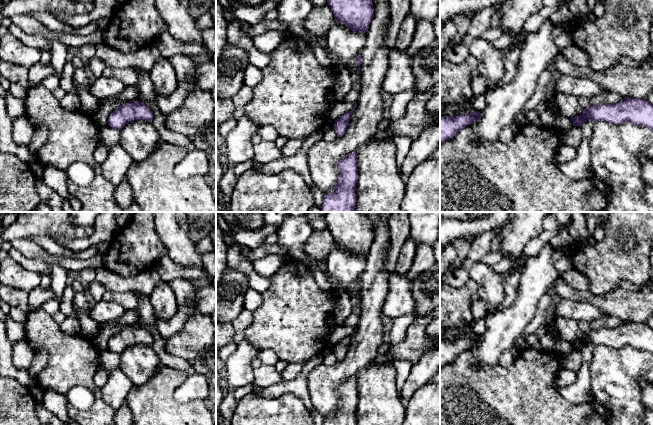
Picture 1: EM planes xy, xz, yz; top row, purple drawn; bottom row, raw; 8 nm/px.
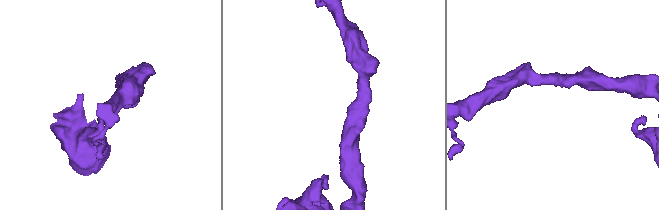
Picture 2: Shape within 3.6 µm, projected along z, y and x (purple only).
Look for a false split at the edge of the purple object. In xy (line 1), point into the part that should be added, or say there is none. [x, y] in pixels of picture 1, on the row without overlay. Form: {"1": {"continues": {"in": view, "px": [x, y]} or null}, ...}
{"1": {"continues": null}}

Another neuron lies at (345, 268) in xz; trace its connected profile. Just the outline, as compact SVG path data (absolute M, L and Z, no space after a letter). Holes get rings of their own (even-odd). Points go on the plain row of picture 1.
M335 245L324 259L328 274L336 280L336 288L347 290L365 270L367 256L354 256Z

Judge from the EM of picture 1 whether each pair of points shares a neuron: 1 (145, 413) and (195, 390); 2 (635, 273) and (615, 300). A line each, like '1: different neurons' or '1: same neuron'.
1: different neurons
2: different neurons

